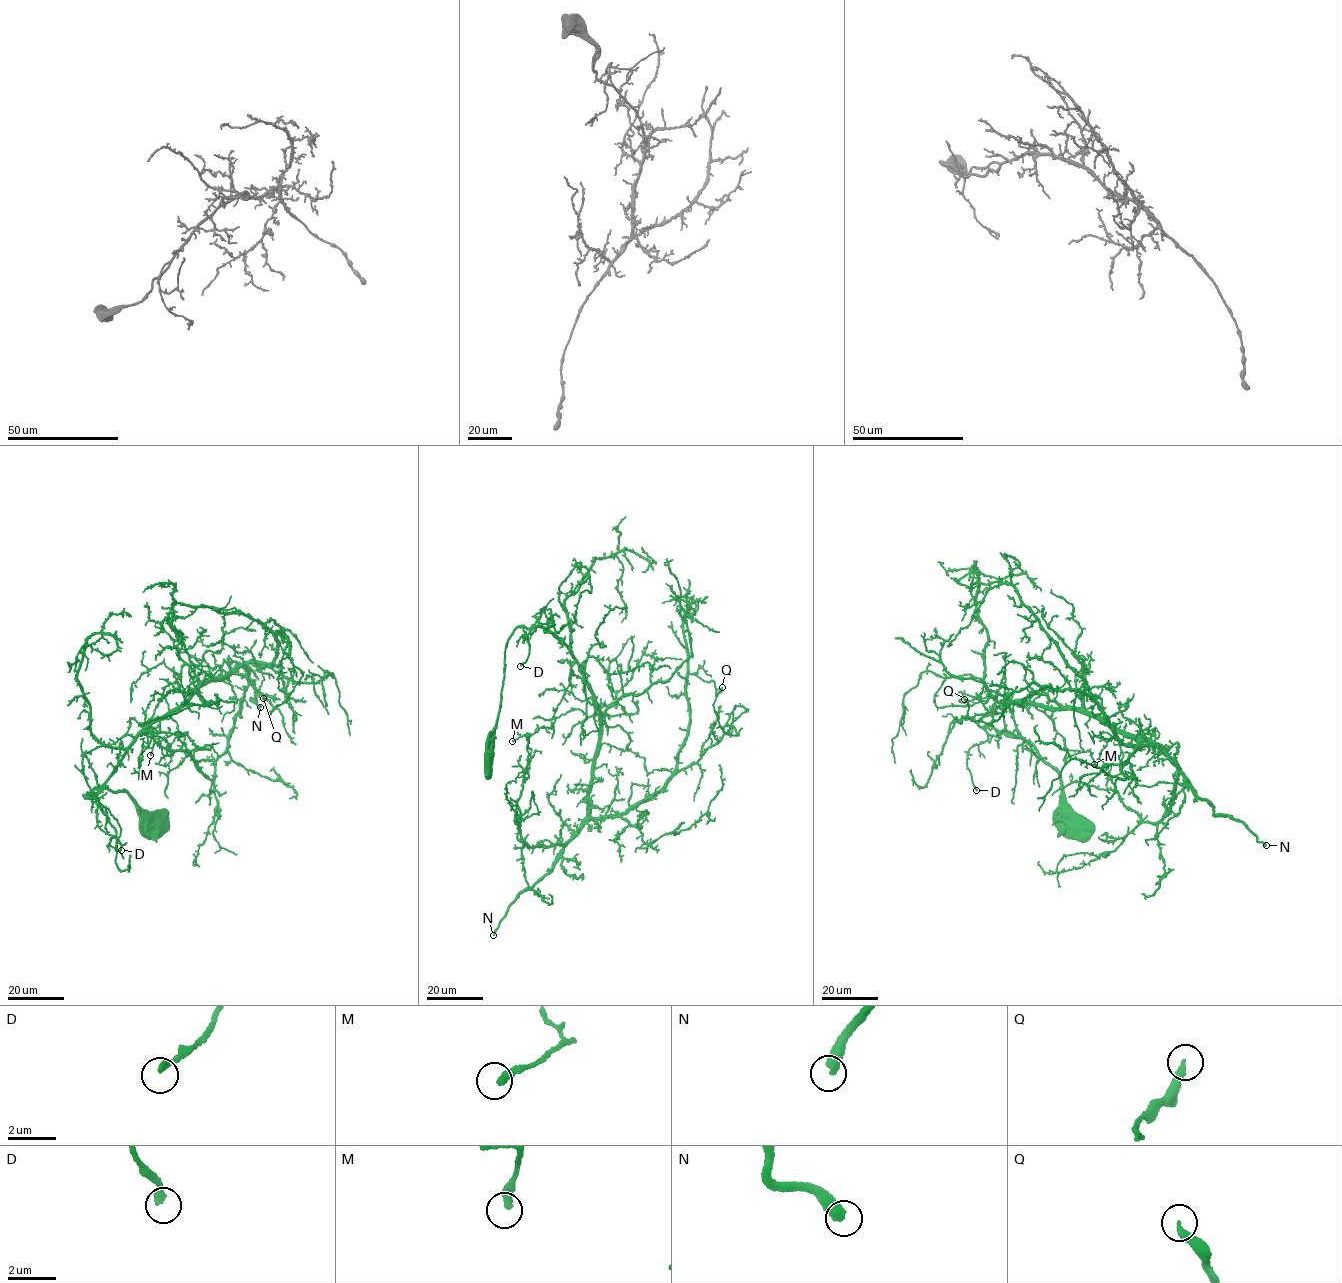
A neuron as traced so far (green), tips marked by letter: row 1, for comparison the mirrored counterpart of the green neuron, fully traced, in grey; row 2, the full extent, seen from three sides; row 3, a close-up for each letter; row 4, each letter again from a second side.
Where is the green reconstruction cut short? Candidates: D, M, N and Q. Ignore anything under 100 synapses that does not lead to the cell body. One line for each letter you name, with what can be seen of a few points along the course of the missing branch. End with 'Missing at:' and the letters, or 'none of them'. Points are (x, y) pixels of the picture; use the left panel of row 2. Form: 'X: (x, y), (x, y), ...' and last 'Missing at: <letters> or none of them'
N: (260, 707), (278, 727), (254, 705), (268, 683), (306, 694), (334, 780), (355, 777), (364, 792), (342, 810)
Missing at: N

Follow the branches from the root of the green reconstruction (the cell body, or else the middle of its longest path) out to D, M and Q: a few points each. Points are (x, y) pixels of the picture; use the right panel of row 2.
D: (1071, 827), (1057, 772), (1028, 742), (989, 726), (982, 728), (988, 739), (967, 755), (976, 790)
M: (1071, 827), (1057, 772), (978, 721), (1034, 705), (1065, 757), (1088, 750), (1094, 764)
Q: (1071, 827), (1057, 772), (978, 721), (1027, 702), (1154, 742), (1076, 690), (1030, 684), (988, 723), (964, 699)

